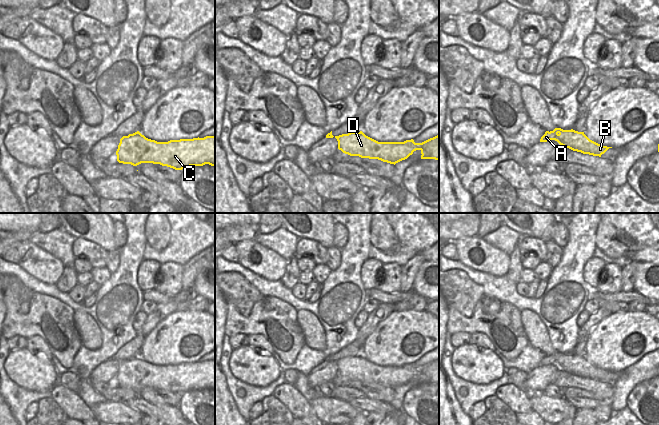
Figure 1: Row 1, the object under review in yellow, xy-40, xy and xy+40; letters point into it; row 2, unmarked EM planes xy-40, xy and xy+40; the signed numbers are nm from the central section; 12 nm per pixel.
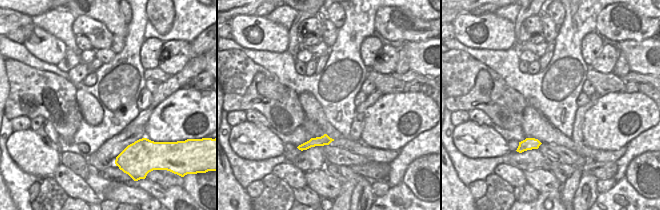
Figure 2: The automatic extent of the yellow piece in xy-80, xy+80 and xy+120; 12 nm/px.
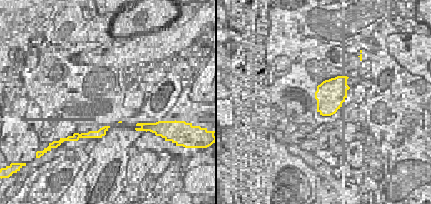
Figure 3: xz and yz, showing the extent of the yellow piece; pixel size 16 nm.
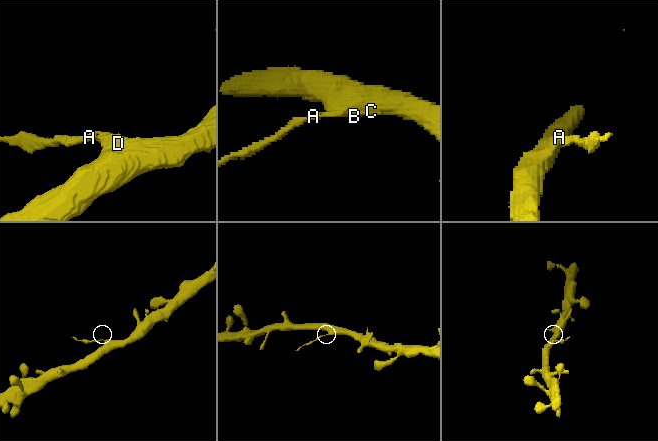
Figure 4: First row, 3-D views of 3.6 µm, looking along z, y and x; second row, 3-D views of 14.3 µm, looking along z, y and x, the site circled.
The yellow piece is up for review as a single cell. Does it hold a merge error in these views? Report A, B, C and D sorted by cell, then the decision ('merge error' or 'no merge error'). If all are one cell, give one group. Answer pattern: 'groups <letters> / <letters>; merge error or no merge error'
groups A / B C D; merge error

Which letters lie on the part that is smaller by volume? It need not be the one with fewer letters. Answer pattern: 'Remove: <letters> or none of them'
Remove: A

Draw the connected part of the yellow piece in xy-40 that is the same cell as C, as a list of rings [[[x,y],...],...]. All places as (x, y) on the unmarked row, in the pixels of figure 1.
[[[139,355],[123,360],[116,375],[117,385],[137,390],[153,387],[182,394],[190,390],[215,390],[215,360],[157,366]]]

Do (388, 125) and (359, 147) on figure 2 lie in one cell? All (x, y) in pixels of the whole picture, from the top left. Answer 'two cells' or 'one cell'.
two cells

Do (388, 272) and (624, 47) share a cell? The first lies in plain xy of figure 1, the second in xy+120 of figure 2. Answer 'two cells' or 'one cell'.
two cells

